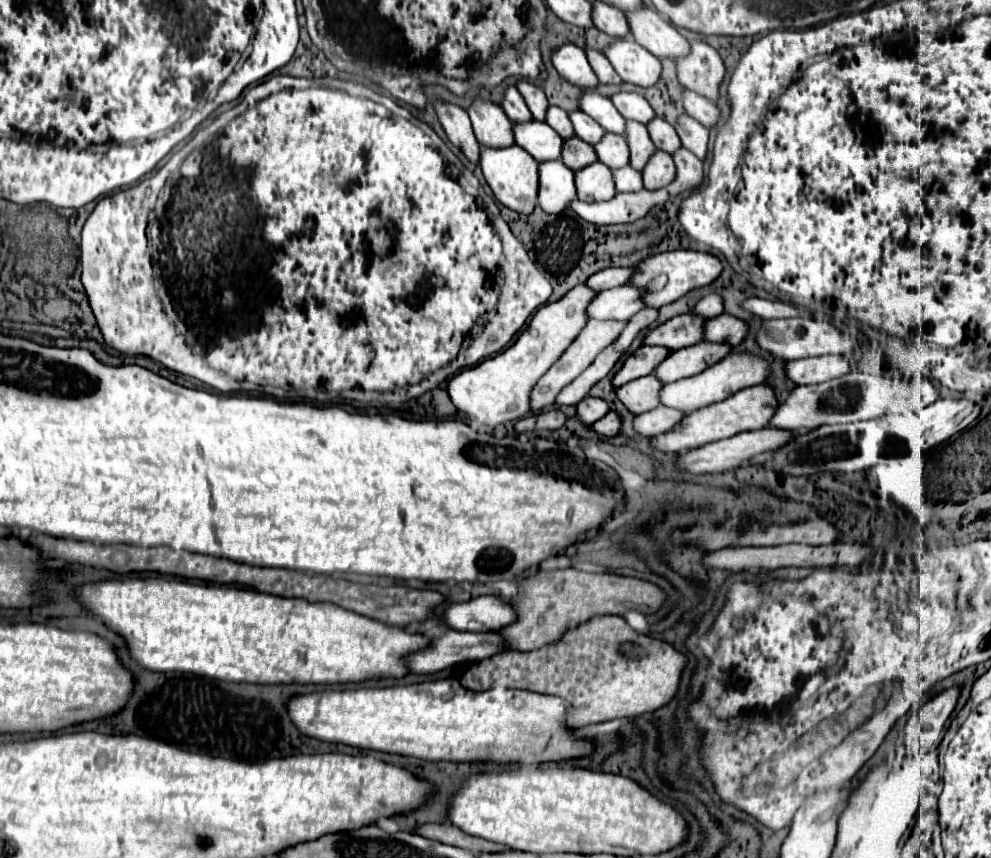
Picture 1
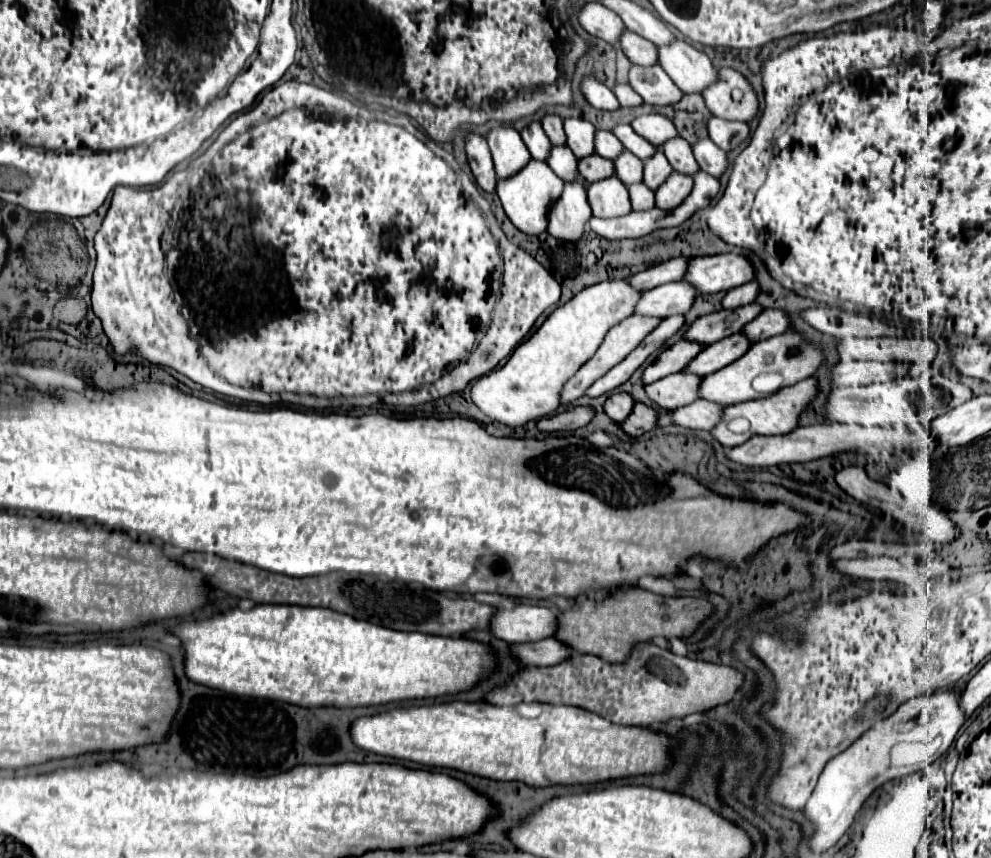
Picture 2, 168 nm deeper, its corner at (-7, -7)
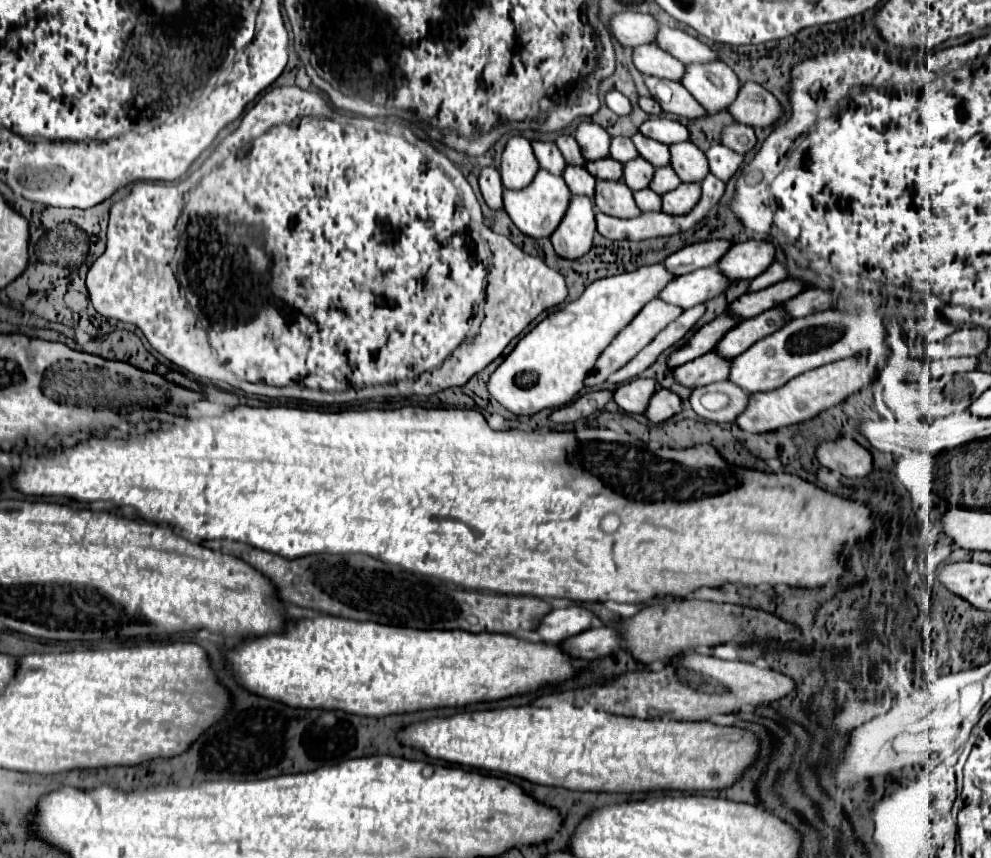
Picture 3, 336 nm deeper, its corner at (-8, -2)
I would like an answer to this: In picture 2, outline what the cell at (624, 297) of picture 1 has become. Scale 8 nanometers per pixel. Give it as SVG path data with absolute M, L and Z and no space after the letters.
M685 279L675 283L665 283L645 291L641 295L641 301L635 307L635 313L665 319L677 313L687 313L695 297L697 297L697 289Z

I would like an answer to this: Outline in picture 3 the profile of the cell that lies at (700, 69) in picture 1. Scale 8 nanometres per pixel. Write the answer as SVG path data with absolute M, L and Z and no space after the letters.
M746 82L740 86L740 92L734 104L728 106L728 112L734 120L750 126L770 126L782 116L782 108L778 100L770 94L770 102L766 102L766 90L756 82Z

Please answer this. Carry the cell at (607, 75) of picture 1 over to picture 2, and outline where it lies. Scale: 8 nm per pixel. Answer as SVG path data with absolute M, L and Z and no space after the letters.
M619 83L619 85L615 85L613 93L617 95L621 107L639 107L639 105L643 105L641 95L637 95L629 85L621 85L621 83Z

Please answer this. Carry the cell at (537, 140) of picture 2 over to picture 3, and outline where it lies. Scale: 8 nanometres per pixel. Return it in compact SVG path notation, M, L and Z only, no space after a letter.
M534 140L532 148L534 148L534 154L536 154L542 168L552 170L552 174L562 174L562 168L566 166L566 160L564 160L562 152L558 150L558 146L554 142Z

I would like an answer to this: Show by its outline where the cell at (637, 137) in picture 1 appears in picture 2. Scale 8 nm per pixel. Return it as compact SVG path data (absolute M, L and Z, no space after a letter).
M657 151L657 155L653 155L653 159L647 159L645 161L645 185L651 187L651 191L655 191L661 183L667 181L667 177L671 175L671 165L669 161L665 159L663 151Z

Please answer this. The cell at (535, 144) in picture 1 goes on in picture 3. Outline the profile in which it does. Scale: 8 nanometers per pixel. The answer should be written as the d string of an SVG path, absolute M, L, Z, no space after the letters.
M566 166L562 178L566 180L572 194L586 194L588 198L594 196L596 178L584 166Z

